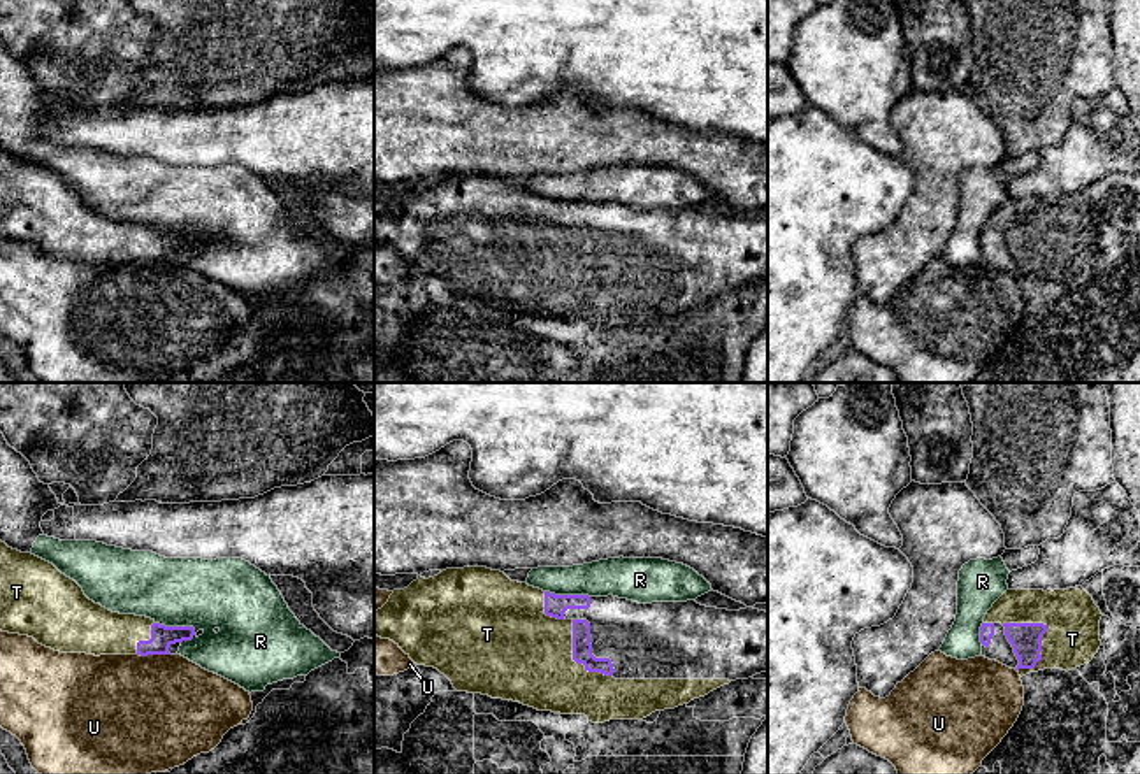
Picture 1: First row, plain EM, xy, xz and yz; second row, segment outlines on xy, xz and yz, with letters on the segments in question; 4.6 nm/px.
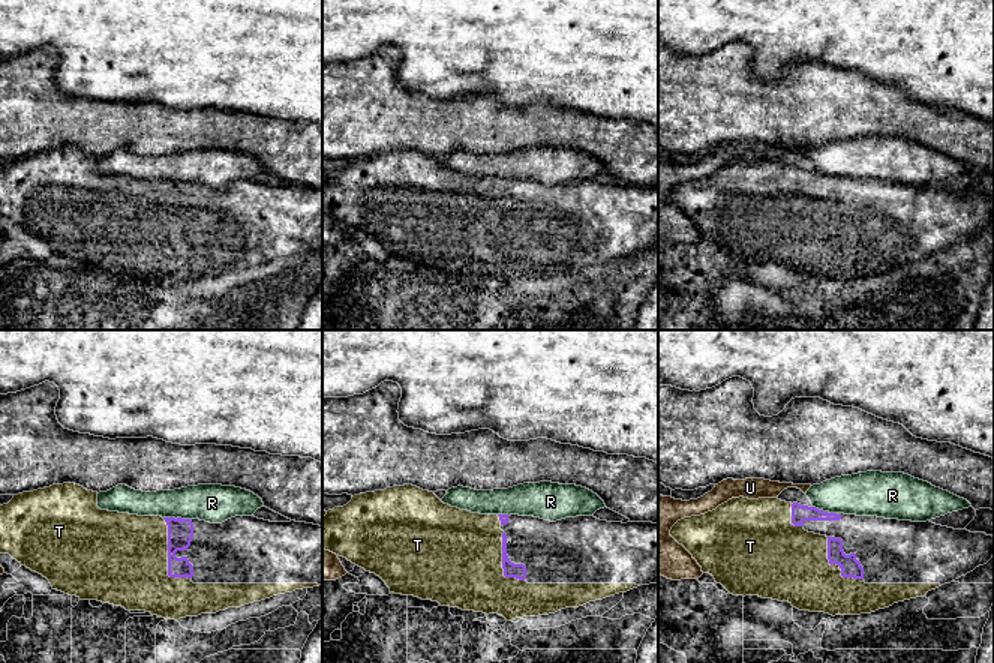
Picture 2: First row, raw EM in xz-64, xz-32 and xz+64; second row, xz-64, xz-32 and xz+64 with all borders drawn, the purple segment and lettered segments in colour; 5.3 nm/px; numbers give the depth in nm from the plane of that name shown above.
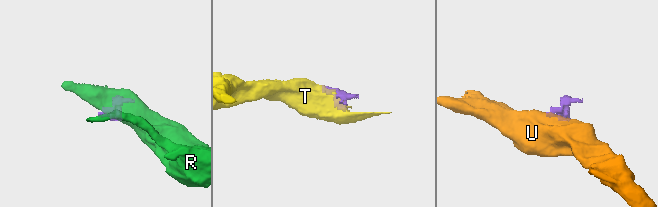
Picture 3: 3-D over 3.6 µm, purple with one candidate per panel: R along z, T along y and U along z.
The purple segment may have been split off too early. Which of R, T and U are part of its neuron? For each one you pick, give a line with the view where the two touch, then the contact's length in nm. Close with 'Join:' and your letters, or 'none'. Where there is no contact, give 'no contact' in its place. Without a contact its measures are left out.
T: yz | 260 nm
Join: T

